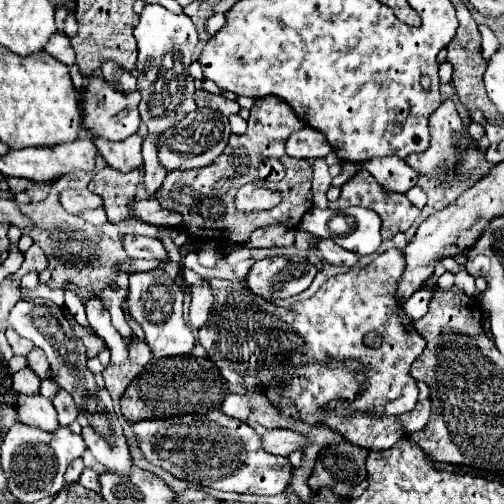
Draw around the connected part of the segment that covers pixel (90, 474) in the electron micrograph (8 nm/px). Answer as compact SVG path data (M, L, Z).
M84 468L80 480L78 480L82 486L94 490L94 492L100 492L100 484L98 484L98 472L94 468Z

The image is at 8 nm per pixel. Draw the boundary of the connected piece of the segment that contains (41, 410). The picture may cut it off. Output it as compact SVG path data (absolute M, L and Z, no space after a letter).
M18 394L14 408L22 424L44 428L48 432L60 426L56 420L56 410L52 408L52 402L40 394Z

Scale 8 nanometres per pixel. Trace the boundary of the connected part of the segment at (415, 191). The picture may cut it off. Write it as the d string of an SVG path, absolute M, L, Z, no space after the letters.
M414 186L406 196L408 196L408 200L410 200L416 208L420 208L420 210L422 210L422 208L426 206L426 194L422 192L422 188L420 188L420 186Z

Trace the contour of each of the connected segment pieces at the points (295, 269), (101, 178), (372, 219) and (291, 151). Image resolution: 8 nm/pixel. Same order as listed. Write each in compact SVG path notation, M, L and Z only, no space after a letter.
M272 256L254 262L246 274L246 284L256 296L274 302L304 292L312 284L316 272L316 266L306 260L292 262L286 256Z
M104 168L94 176L88 184L88 190L102 196L104 210L108 214L108 222L116 224L120 220L132 218L129 204L136 198L136 190L140 184L140 172L116 172L114 168Z
M348 206L348 208L342 208L342 210L334 210L334 208L312 208L304 214L300 226L300 230L304 232L310 232L310 234L316 234L320 238L330 238L332 242L336 242L340 248L344 250L350 250L350 252L356 252L358 256L368 256L368 254L374 254L382 242L382 236L380 236L380 218L376 212L368 210L368 208L358 208L358 206Z
M304 126L300 132L290 134L286 140L286 154L292 158L324 158L330 150L332 148L326 136L308 126Z

